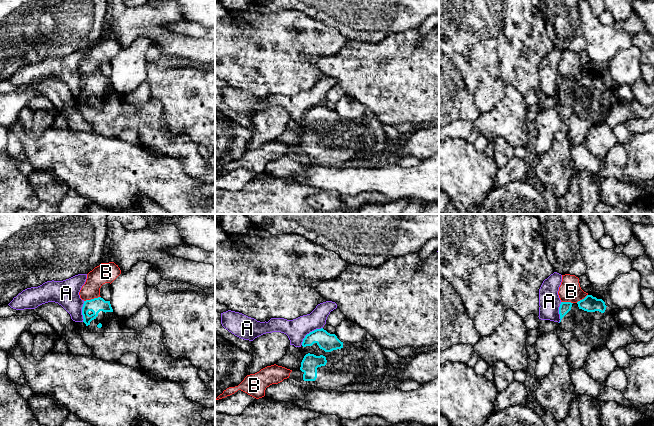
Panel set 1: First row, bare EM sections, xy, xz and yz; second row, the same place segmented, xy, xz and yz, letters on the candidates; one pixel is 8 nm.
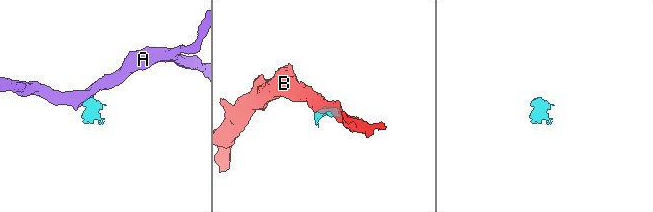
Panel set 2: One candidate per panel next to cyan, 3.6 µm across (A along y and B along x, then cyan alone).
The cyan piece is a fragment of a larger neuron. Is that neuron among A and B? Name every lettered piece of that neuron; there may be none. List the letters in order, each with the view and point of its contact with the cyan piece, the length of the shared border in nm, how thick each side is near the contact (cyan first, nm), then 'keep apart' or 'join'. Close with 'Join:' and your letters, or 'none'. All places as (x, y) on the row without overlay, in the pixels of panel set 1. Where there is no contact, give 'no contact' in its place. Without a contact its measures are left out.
A: contact xz (310, 108); length 220 nm; calibres 150 and 170 nm; keep apart
B: contact xy (92, 75); length 140 nm; calibres 120 and 160 nm; keep apart
Join: none

